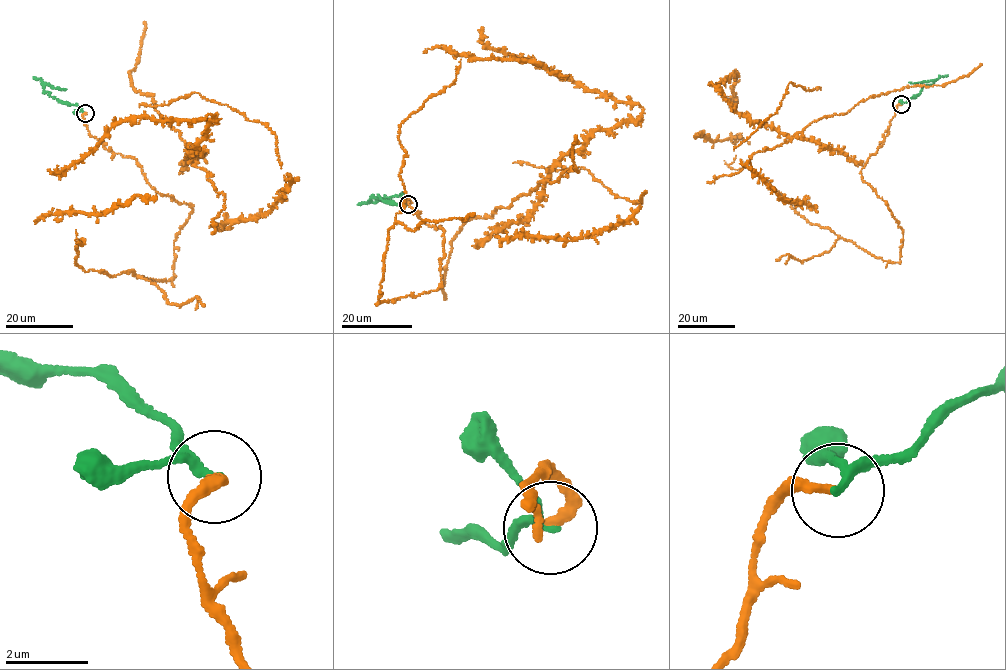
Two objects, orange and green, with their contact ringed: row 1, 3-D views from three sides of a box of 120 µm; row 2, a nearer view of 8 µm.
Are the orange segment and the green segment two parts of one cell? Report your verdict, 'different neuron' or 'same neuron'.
same neuron

